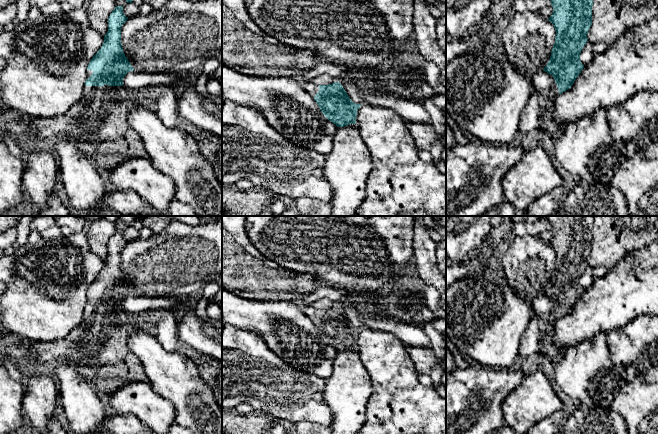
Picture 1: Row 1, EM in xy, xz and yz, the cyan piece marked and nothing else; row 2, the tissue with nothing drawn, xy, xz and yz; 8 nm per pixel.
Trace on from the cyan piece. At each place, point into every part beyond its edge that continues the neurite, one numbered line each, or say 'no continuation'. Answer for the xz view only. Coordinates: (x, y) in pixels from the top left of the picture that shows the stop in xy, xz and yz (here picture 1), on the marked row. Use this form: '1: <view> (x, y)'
1: xz (310, 88)

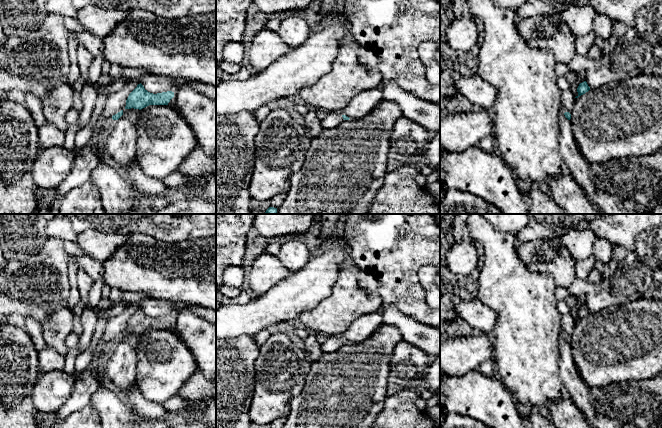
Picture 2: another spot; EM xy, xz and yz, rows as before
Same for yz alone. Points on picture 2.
no continuation

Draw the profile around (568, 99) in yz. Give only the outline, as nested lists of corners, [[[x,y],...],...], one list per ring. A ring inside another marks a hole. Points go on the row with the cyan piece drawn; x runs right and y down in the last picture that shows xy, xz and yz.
[[[570,89],[561,92],[561,106],[563,111],[570,113],[575,105],[575,101],[576,98]]]

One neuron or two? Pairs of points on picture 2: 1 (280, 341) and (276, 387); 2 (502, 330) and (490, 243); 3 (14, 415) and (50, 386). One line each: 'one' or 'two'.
1: one
2: one
3: two

